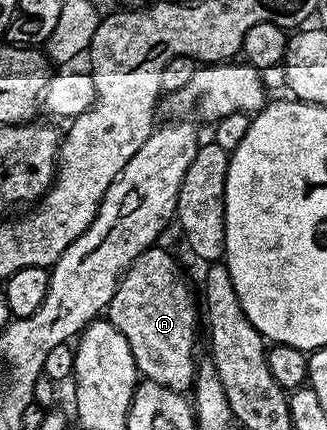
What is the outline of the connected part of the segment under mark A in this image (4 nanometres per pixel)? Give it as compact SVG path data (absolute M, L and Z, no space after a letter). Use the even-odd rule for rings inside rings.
M161 246L147 248L120 277L120 285L114 298L108 303L106 318L130 342L134 354L137 373L145 380L158 382L175 392L187 393L193 387L198 371L196 360L196 316L198 320L198 300L192 297L186 281L180 277L176 260Z

